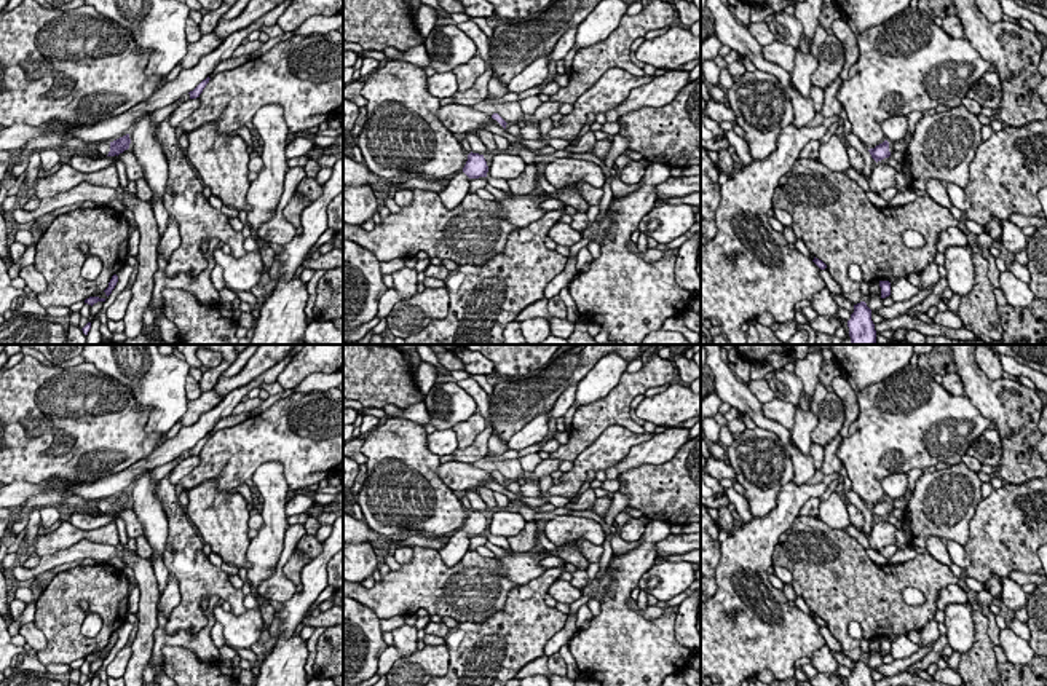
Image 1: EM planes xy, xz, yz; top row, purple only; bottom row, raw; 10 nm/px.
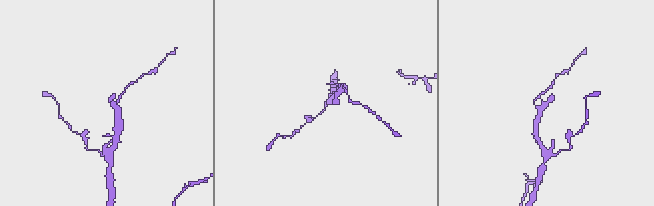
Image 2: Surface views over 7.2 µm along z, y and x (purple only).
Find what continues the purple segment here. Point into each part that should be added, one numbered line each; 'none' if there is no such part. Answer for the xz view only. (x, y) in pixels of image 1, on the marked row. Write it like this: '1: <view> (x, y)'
1: xz (458, 187)

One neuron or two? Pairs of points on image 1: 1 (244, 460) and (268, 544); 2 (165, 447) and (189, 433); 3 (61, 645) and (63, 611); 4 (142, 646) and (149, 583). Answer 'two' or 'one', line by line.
1: two
2: one
3: one
4: one

